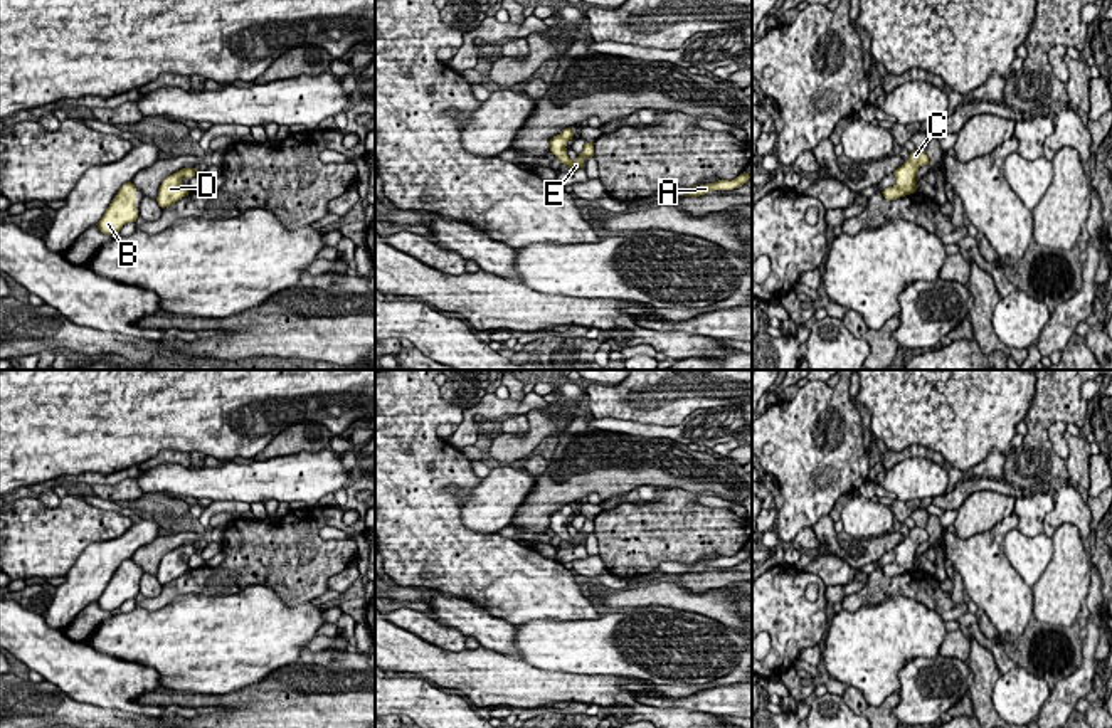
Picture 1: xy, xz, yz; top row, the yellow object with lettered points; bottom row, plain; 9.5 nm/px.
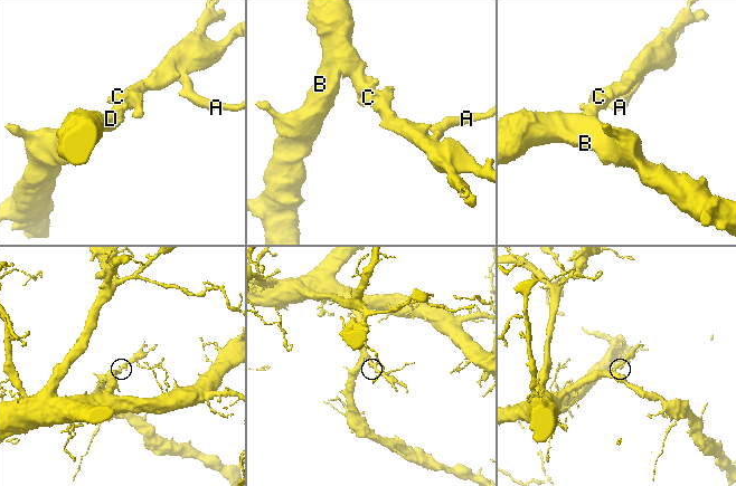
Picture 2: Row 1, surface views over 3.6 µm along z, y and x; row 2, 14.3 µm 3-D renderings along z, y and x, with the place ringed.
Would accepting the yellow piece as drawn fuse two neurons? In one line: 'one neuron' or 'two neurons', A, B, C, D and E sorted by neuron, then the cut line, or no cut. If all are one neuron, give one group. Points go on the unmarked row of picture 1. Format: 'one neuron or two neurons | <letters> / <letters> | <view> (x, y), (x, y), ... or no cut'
one neuron | A B C D E | no cut

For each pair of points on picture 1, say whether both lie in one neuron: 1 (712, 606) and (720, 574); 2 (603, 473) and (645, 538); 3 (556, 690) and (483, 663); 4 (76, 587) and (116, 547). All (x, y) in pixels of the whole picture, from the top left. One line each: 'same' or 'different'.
1: different
2: different
3: same
4: same

